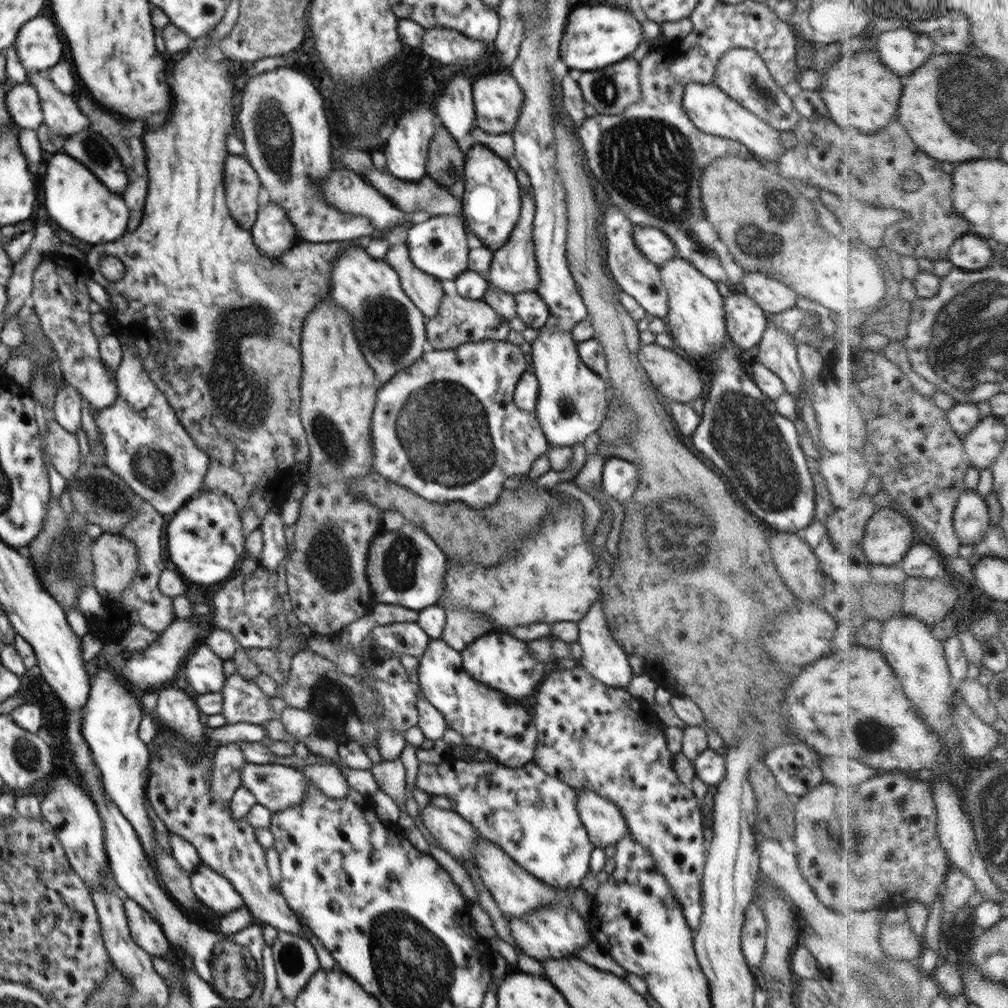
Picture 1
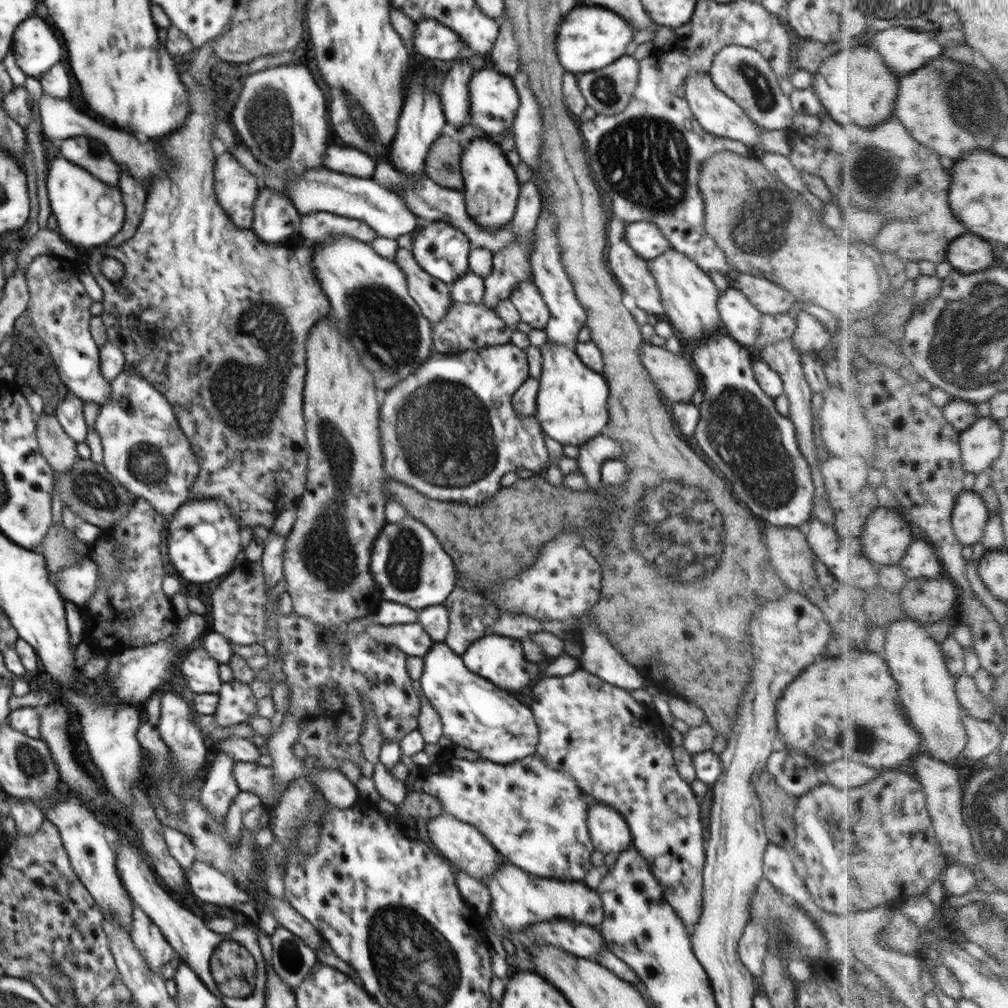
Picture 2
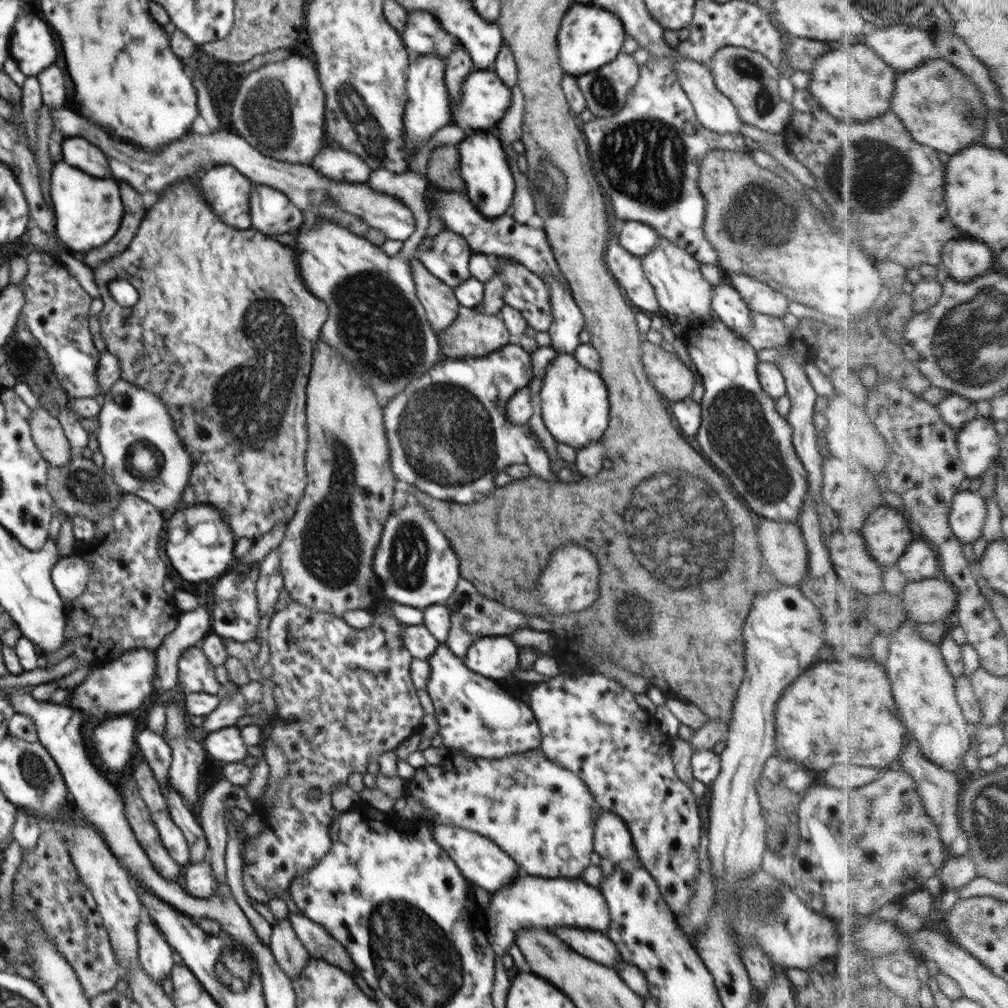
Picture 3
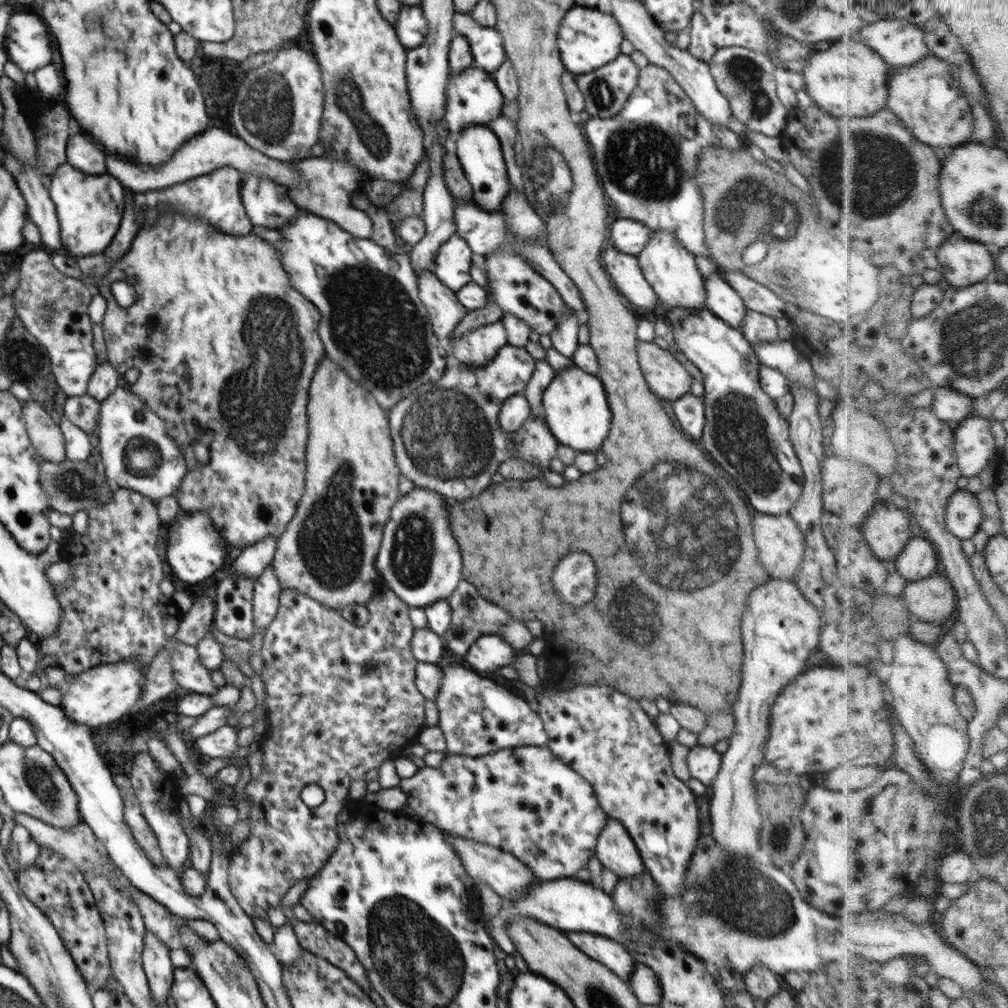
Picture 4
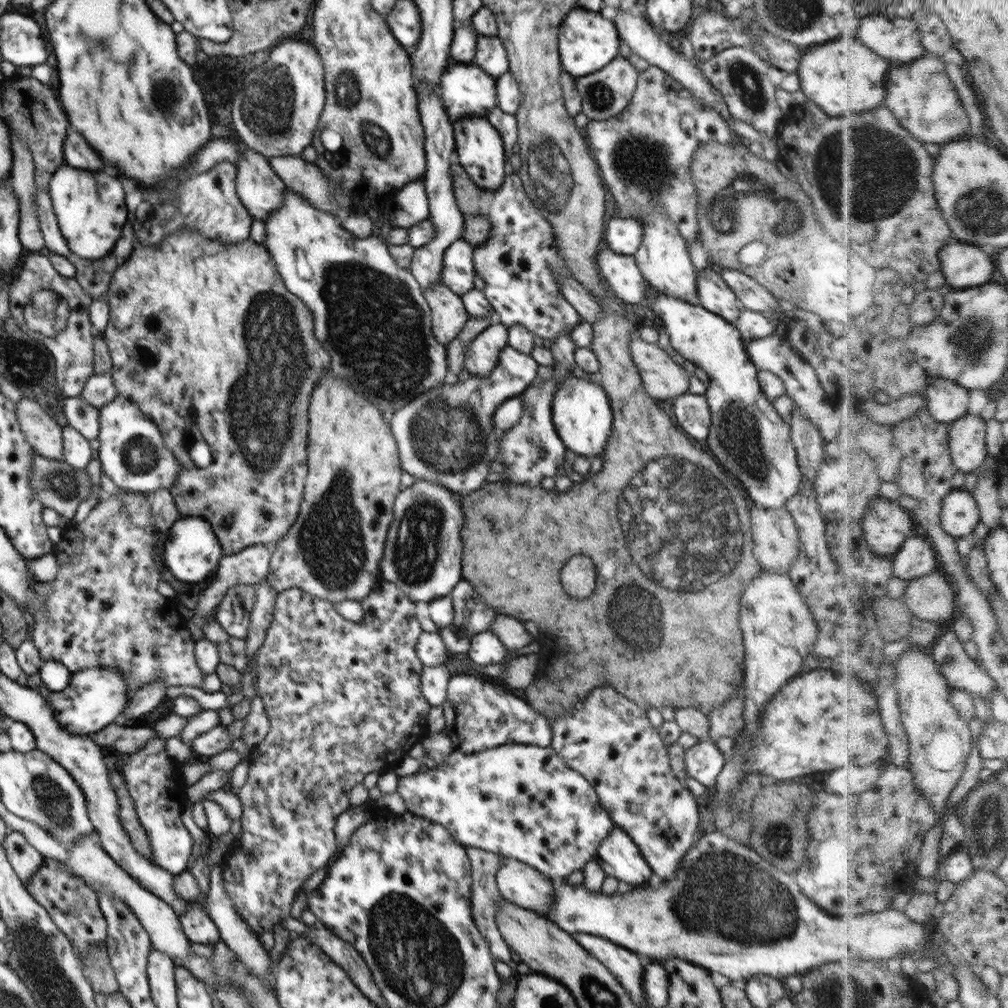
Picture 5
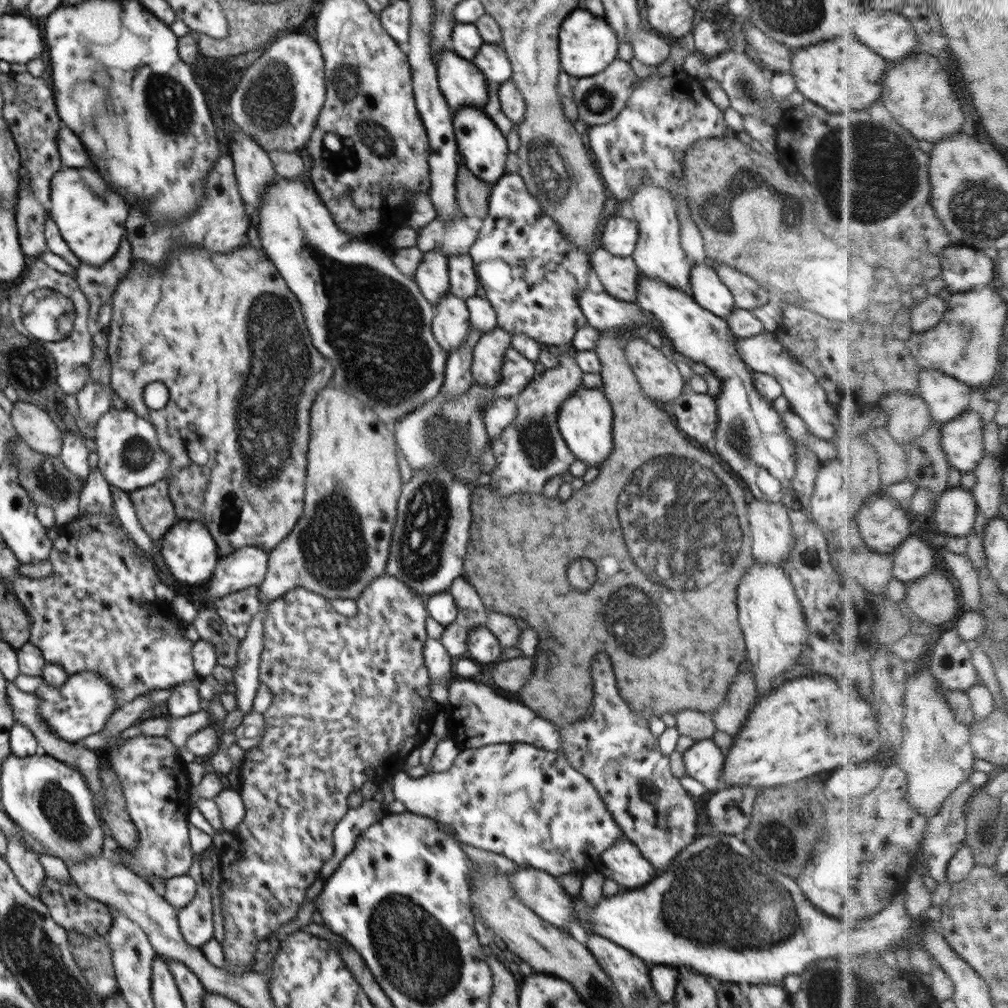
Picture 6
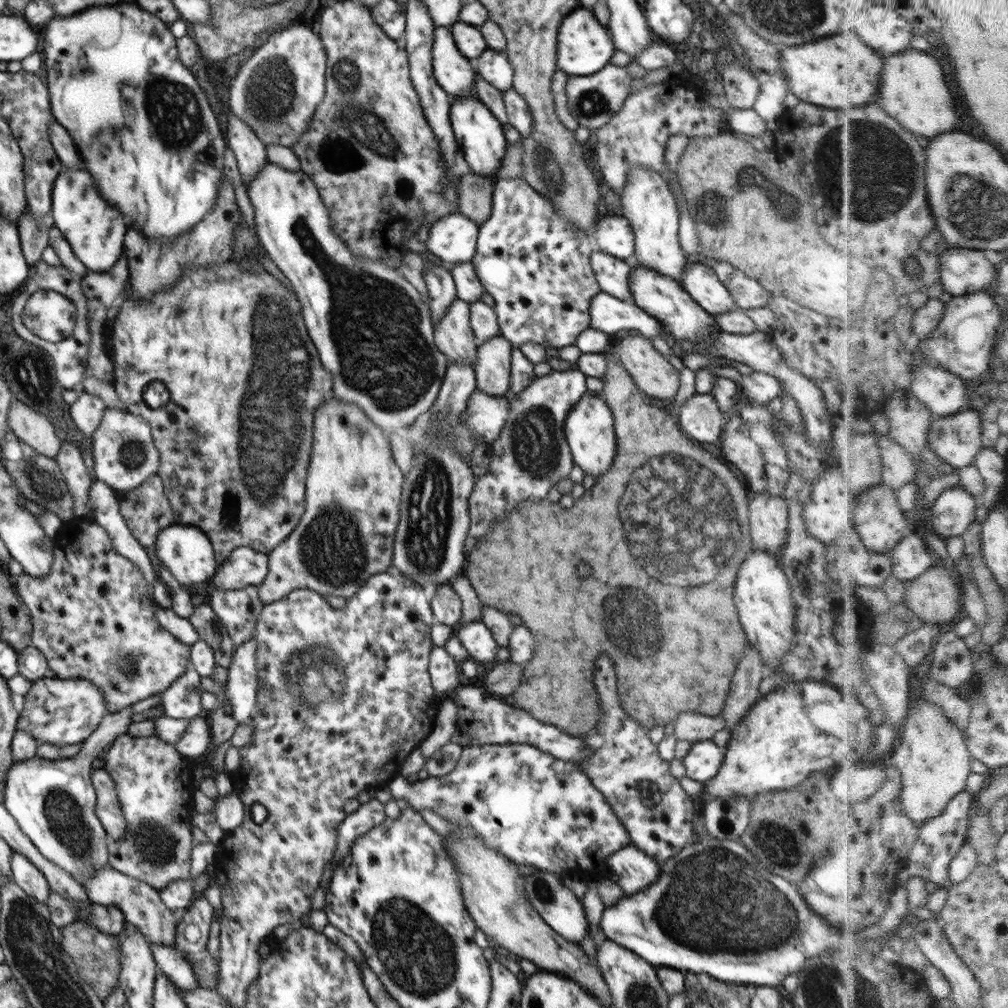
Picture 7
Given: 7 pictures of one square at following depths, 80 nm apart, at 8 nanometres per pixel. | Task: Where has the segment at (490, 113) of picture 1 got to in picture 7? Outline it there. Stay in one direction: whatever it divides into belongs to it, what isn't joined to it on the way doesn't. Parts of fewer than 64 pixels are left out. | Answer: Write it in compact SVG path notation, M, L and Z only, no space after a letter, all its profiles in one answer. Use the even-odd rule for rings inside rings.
M443 26L435 27L432 43L433 73L437 83L456 97L476 97L475 72L471 62L458 50L452 33Z

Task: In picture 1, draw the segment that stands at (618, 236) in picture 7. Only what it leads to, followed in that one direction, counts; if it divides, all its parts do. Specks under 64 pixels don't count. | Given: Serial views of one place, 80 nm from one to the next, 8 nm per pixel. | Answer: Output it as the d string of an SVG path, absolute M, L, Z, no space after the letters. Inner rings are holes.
M633 225L633 239L640 252L656 265L680 257L676 245L660 229Z

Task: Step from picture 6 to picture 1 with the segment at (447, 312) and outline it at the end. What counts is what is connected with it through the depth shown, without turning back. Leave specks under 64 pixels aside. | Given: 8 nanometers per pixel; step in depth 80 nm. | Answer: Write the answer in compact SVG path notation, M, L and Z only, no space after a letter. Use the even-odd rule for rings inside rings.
M392 241L390 249L383 259L396 270L400 284L410 300L423 312L428 319L439 309L445 292L438 278L419 270L409 255L406 243Z

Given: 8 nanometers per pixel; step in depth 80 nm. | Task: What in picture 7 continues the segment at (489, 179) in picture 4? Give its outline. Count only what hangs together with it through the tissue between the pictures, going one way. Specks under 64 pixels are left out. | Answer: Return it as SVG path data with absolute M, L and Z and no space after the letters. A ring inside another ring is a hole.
M456 97L452 100L450 122L459 149L471 171L483 177L494 177L500 168L509 144L501 122L490 112L490 109L476 97Z

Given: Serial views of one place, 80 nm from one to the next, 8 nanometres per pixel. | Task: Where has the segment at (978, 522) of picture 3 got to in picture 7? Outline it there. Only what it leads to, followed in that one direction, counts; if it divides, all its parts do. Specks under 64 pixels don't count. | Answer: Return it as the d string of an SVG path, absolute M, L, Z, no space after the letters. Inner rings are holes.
M961 486L945 489L937 498L930 512L933 513L934 528L945 539L951 536L963 536L963 534L976 522L976 510L979 502L976 496L972 496L966 488Z

